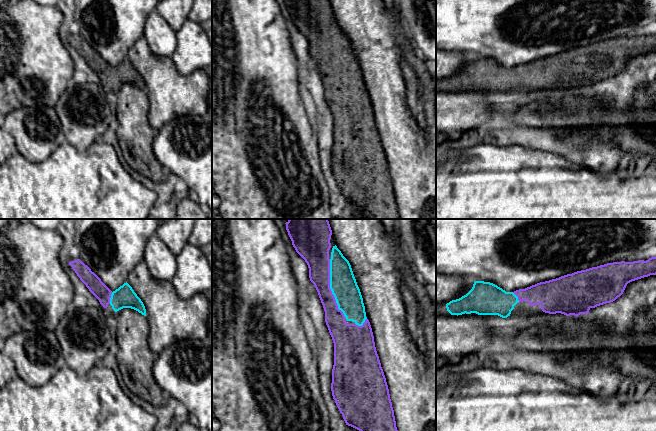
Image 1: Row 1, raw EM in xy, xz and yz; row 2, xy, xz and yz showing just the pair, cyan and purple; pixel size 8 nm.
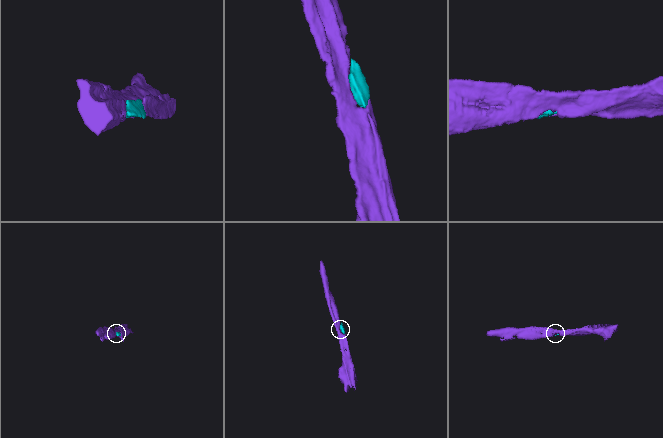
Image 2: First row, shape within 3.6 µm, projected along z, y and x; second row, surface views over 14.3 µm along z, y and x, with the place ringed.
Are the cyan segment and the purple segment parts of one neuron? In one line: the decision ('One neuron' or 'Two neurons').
One neuron

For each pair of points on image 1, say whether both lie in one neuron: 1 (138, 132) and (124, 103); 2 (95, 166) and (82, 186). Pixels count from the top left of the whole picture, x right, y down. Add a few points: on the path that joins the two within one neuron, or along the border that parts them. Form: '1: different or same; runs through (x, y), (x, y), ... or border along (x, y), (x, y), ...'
1: same; runs through (133, 125), (131, 110)
2: same; runs through (95, 171), (87, 181)

